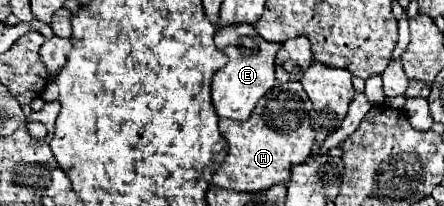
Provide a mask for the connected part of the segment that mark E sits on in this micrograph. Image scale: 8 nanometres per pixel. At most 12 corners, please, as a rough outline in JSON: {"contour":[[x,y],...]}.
{"contour":[[228,25],[214,41],[228,65],[212,79],[218,117],[246,121],[274,87],[282,45],[254,25]]}

